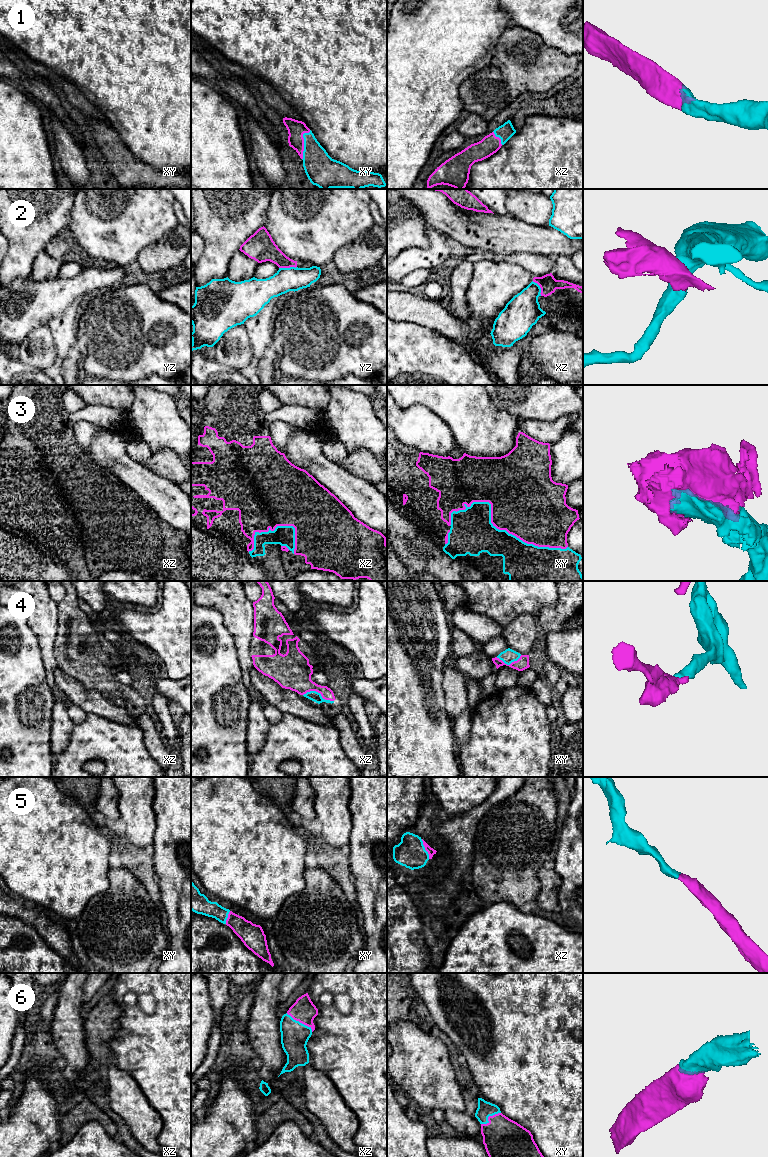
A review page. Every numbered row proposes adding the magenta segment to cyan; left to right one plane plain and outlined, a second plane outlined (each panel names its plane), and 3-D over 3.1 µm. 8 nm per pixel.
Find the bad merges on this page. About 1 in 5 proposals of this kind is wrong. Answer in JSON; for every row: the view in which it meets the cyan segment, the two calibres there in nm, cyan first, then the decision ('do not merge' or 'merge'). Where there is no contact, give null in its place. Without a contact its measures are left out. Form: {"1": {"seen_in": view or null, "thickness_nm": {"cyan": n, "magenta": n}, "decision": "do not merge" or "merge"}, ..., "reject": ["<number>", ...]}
{"1": {"seen_in": "xy", "thickness_nm": {"cyan": 240, "magenta": 140}, "decision": "merge"}, "2": {"seen_in": "yz", "thickness_nm": {"cyan": 190, "magenta": 200}, "decision": "do not merge"}, "3": {"seen_in": "xy", "thickness_nm": {"cyan": 340, "magenta": 460}, "decision": "merge"}, "4": {"seen_in": "xz", "thickness_nm": {"cyan": 80, "magenta": 260}, "decision": "merge"}, "5": {"seen_in": "xz", "thickness_nm": {"cyan": 240, "magenta": 60}, "decision": "merge"}, "6": {"seen_in": "xz", "thickness_nm": {"cyan": 220, "magenta": 190}, "decision": "merge"}, "reject": ["2"]}

